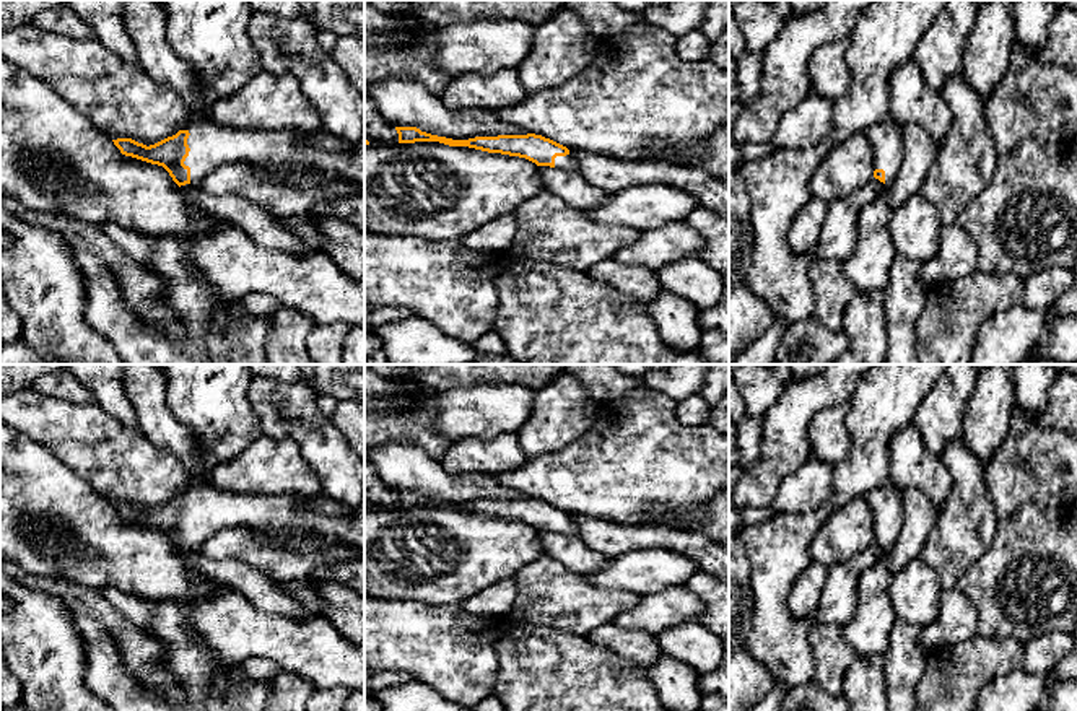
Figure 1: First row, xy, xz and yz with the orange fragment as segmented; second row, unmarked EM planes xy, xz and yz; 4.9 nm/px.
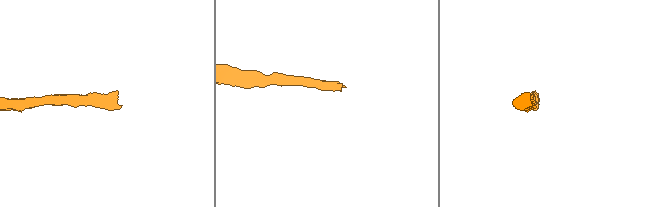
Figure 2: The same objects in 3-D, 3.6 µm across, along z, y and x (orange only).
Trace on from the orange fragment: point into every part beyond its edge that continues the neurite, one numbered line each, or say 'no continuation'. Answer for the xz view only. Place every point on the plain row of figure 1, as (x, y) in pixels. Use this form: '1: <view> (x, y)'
1: xz (568, 527)

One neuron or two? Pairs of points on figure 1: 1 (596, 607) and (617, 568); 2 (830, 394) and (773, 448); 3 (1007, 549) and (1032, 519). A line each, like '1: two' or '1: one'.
1: two
2: one
3: one

